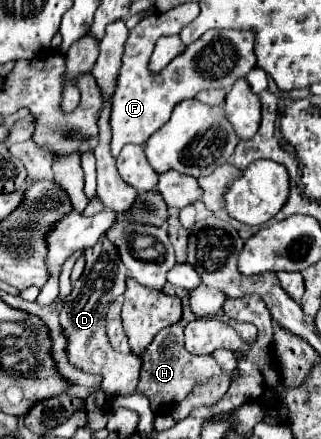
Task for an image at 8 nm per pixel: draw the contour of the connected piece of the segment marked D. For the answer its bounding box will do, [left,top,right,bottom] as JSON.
[59,237,141,395]

